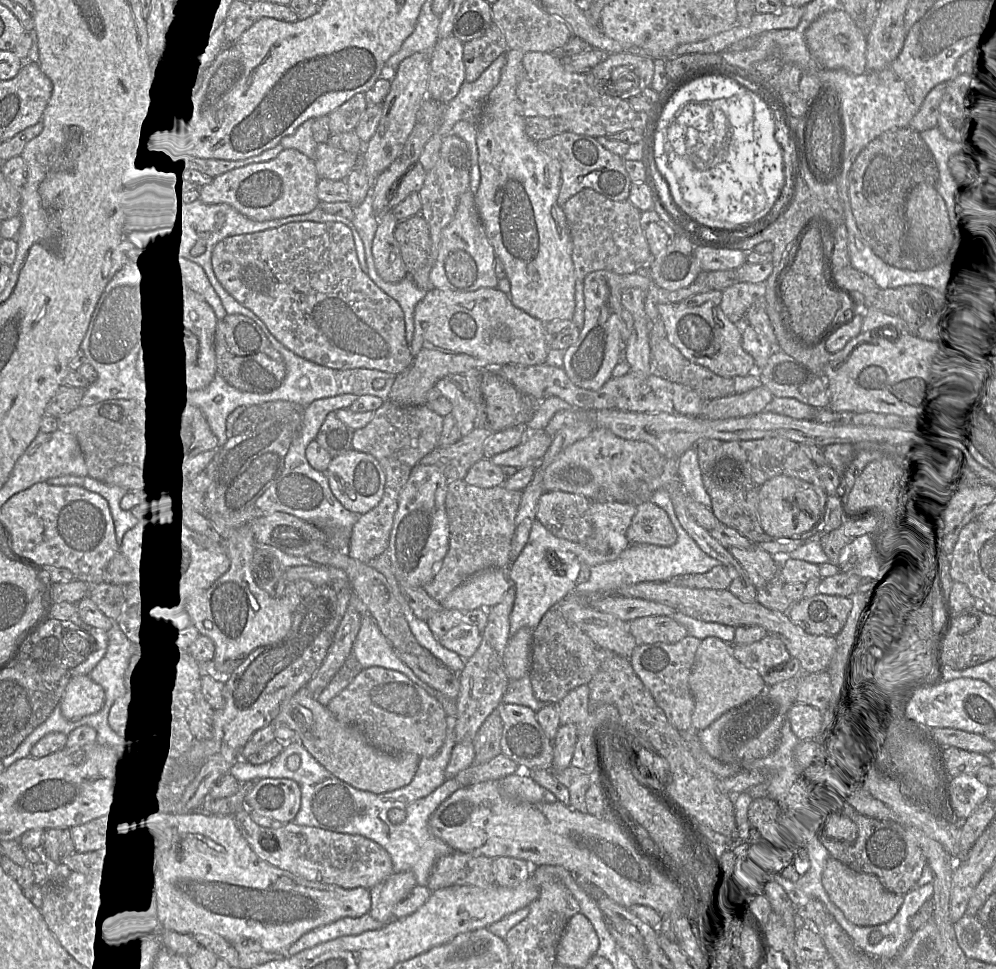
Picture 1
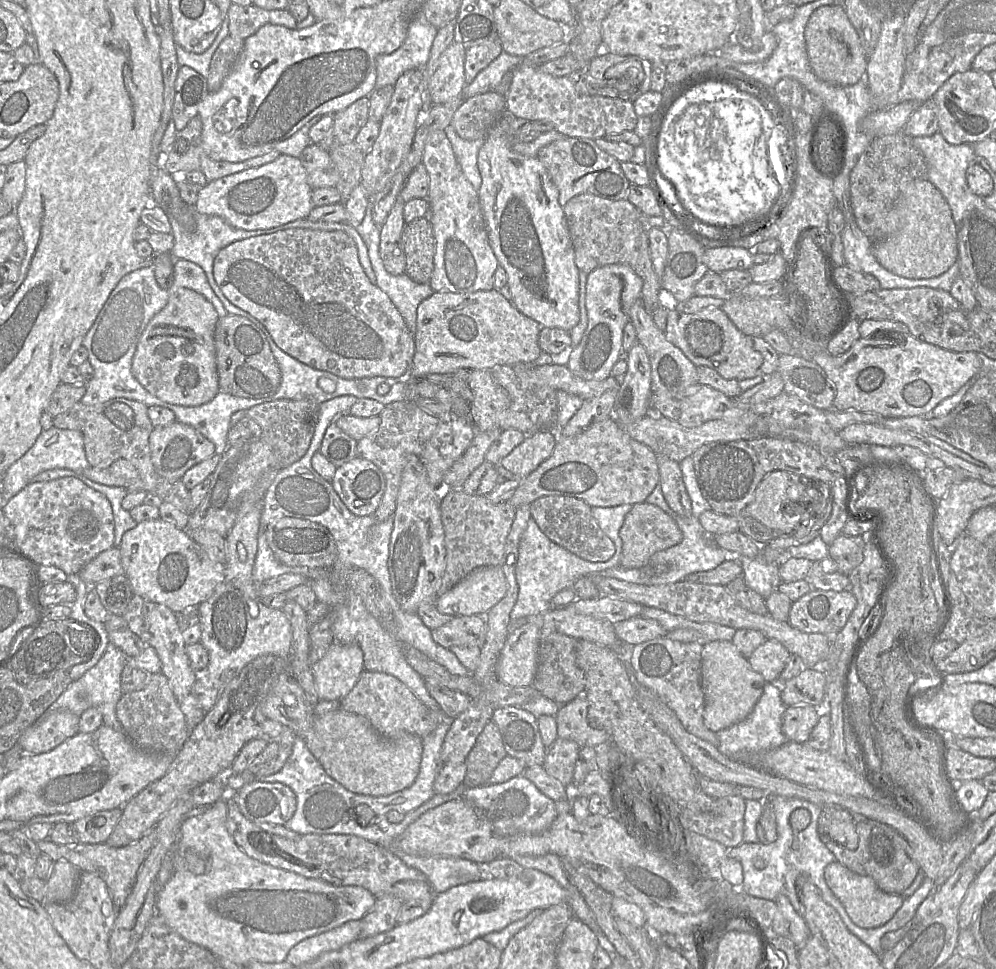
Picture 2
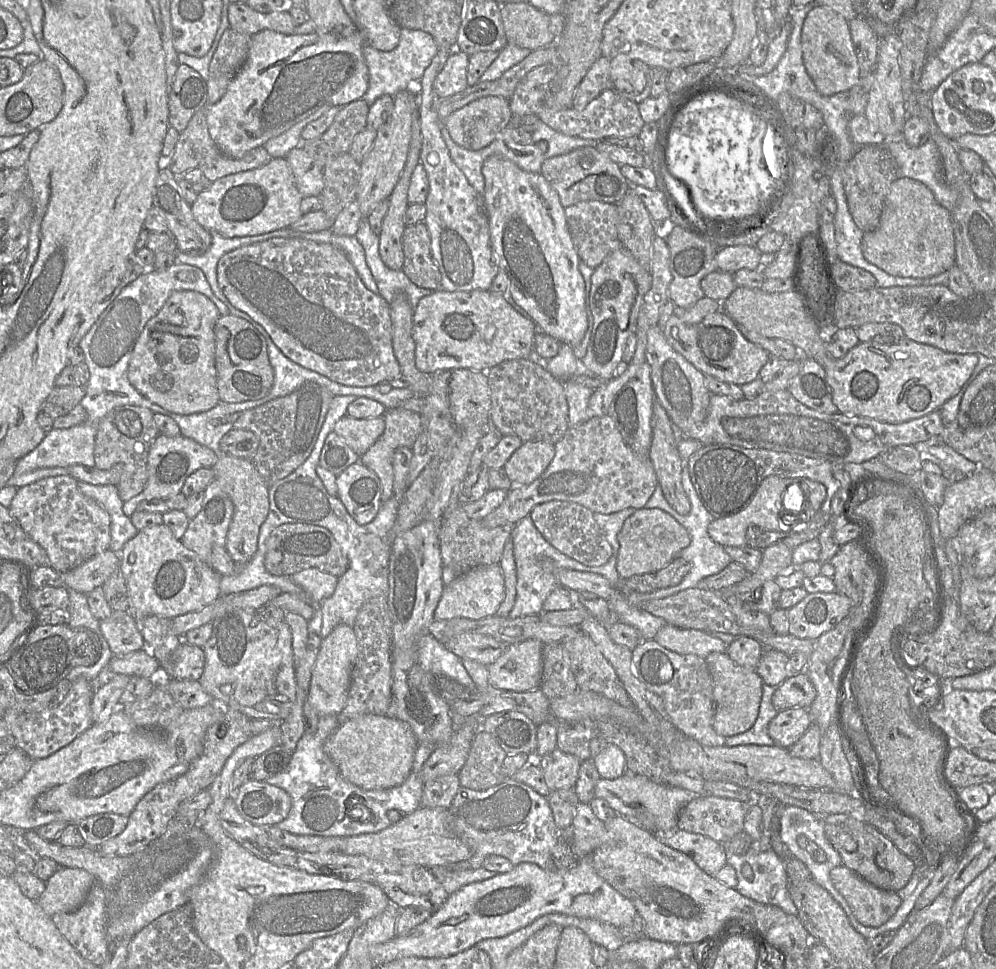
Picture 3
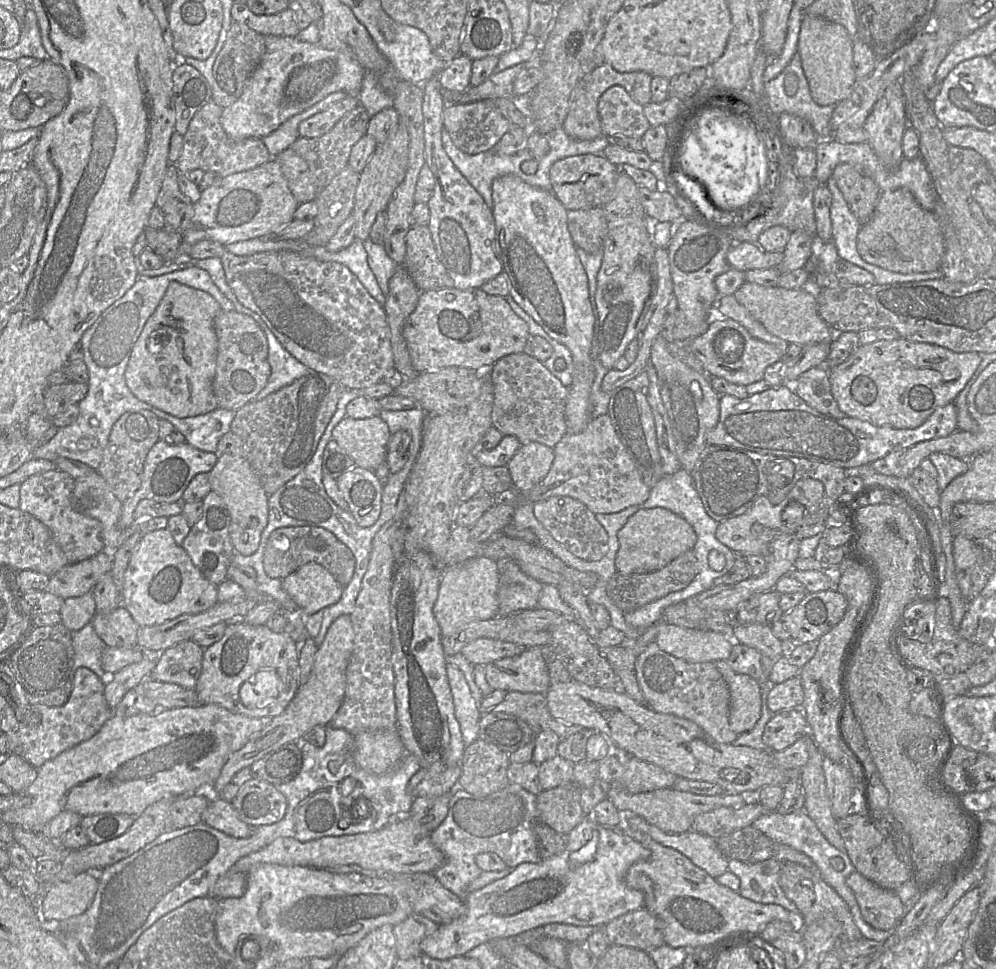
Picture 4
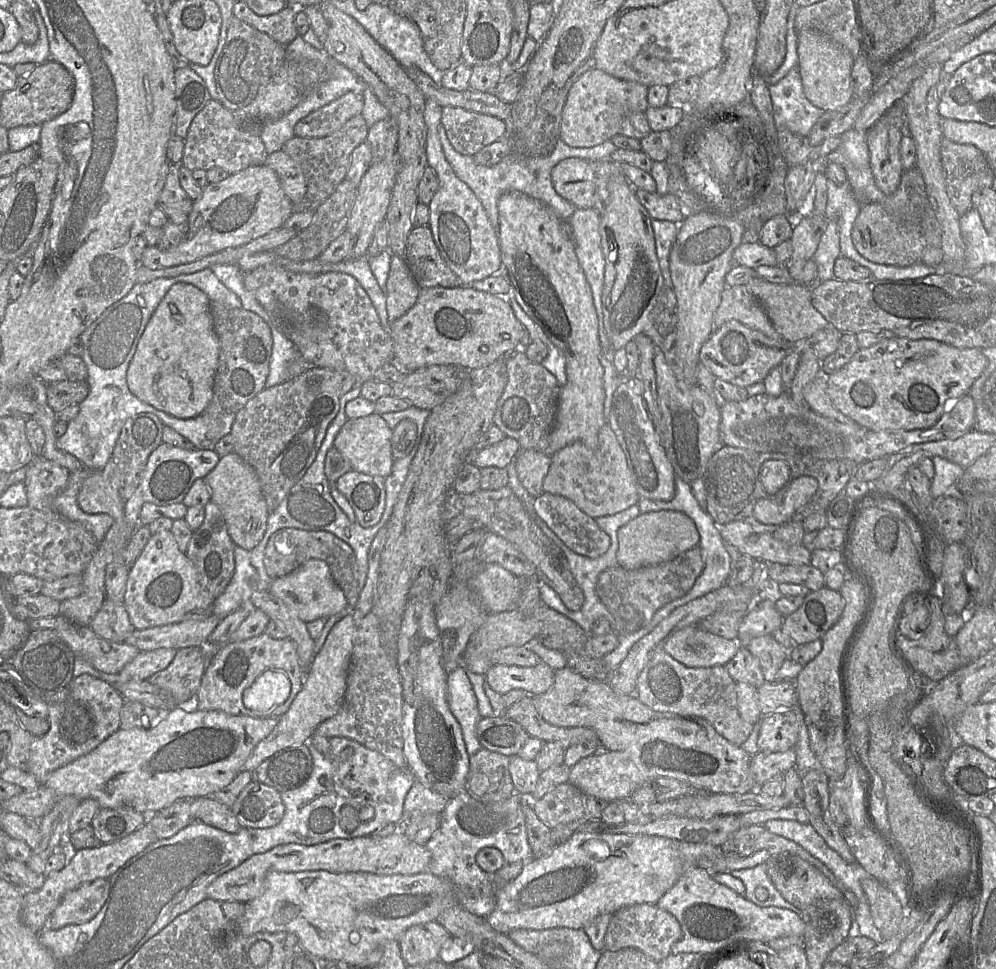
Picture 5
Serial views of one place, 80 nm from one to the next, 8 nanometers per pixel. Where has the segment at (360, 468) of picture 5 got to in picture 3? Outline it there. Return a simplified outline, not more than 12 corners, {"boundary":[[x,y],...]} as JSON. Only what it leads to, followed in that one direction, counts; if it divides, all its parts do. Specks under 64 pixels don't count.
{"boundary":[[341,417],[333,431],[360,457],[382,435],[383,417]]}

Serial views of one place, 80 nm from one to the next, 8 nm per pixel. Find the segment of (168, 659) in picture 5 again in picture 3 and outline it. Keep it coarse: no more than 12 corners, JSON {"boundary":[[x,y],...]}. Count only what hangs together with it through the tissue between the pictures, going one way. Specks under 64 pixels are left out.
{"boundary":[[115,675],[94,693],[94,724],[105,722],[120,707],[130,677]]}

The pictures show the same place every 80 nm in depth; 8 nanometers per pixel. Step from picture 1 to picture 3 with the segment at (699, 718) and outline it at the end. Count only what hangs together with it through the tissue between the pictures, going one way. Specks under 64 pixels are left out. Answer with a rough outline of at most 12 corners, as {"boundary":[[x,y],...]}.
{"boundary":[[727,653],[705,657],[714,684],[713,728],[749,730],[763,680]]}

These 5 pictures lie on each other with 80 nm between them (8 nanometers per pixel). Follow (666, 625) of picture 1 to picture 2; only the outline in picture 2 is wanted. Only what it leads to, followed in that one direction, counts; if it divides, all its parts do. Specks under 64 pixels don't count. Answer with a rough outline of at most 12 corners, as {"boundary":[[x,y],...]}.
{"boundary":[[640,616],[616,623],[624,647],[667,634],[657,621]]}

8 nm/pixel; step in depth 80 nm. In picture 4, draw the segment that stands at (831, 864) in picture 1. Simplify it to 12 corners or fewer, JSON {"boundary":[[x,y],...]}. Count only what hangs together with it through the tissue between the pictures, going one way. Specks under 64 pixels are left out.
{"boundary":[[857,870],[846,879],[863,919],[896,927],[903,903]]}

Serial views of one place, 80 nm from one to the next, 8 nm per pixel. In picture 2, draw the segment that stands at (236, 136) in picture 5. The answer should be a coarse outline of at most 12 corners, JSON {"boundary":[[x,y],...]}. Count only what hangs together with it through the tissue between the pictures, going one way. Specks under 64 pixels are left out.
{"boundary":[[198,115],[175,134],[164,169],[201,171],[208,182],[274,161],[275,149],[243,162],[202,148]]}

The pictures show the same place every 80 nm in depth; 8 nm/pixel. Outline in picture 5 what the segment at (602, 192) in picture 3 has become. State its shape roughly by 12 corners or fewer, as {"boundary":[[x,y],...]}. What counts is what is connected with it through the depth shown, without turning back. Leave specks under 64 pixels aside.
{"boundary":[[560,161],[551,170],[556,193],[576,209],[593,209],[589,161]]}

